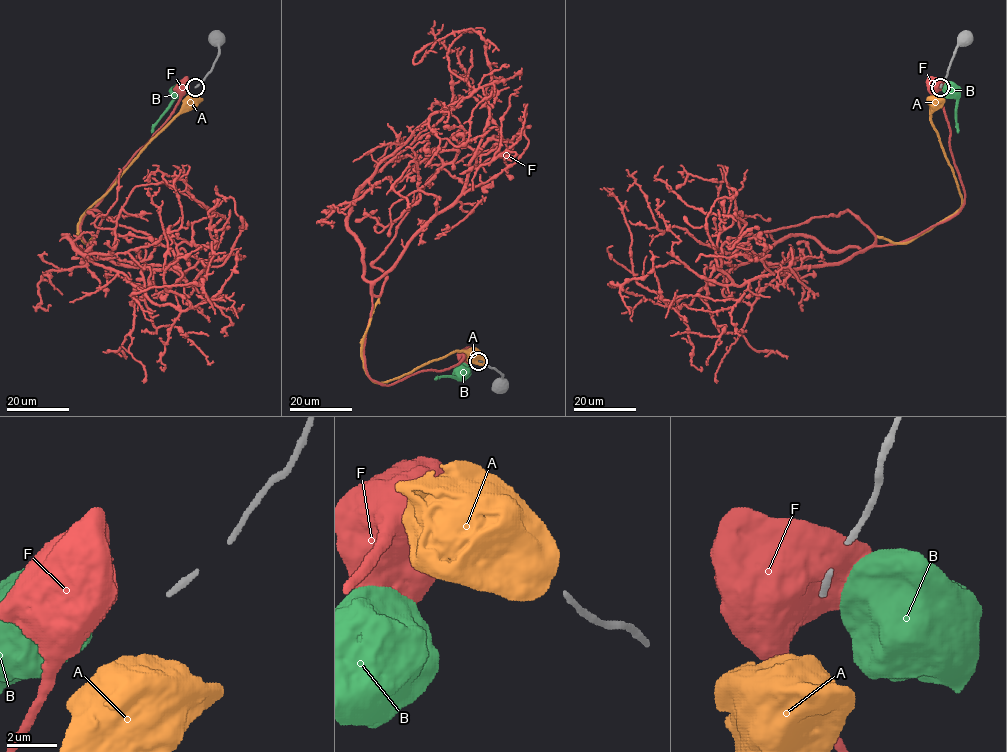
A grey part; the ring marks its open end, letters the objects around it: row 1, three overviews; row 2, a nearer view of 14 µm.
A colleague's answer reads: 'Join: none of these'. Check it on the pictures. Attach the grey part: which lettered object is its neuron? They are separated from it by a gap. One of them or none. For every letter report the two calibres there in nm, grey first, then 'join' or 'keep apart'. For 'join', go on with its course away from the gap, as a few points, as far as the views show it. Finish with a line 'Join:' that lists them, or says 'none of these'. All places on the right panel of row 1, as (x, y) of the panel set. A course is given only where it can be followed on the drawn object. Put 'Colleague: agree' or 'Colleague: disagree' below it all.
A: calibres 240 and 850 nm; keep apart
B: calibres 240 and 700 nm; keep apart
F: calibres 240 and 1000 nm; keep apart
Join: none of these
Colleague: agree

